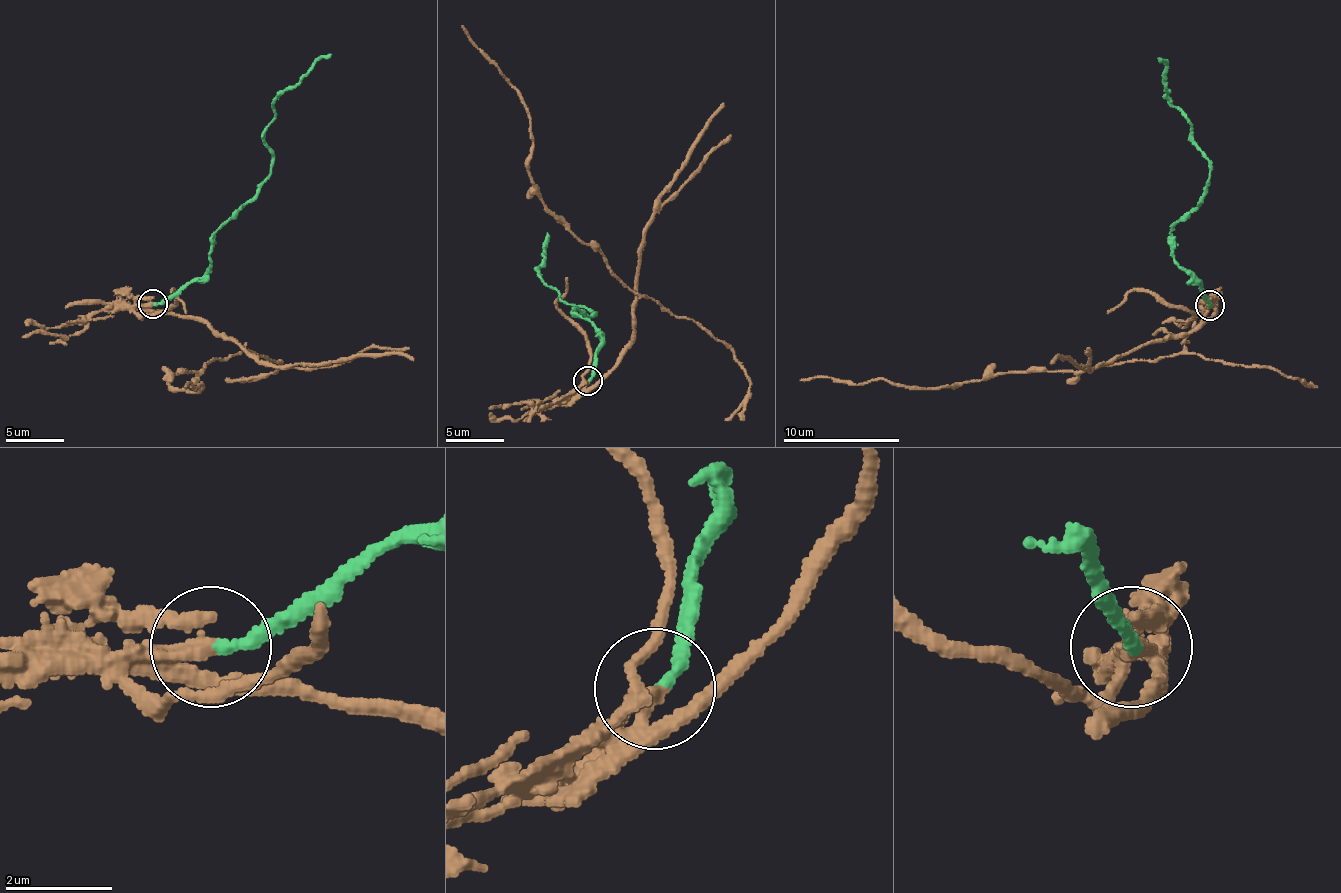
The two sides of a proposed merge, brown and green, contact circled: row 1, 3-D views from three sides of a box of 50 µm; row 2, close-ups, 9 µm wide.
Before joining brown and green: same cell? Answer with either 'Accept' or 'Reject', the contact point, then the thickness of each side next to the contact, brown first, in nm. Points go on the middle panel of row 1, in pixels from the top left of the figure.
Reject. Place: (587, 380). Thickness 400 nm (brown) against 200 nm

